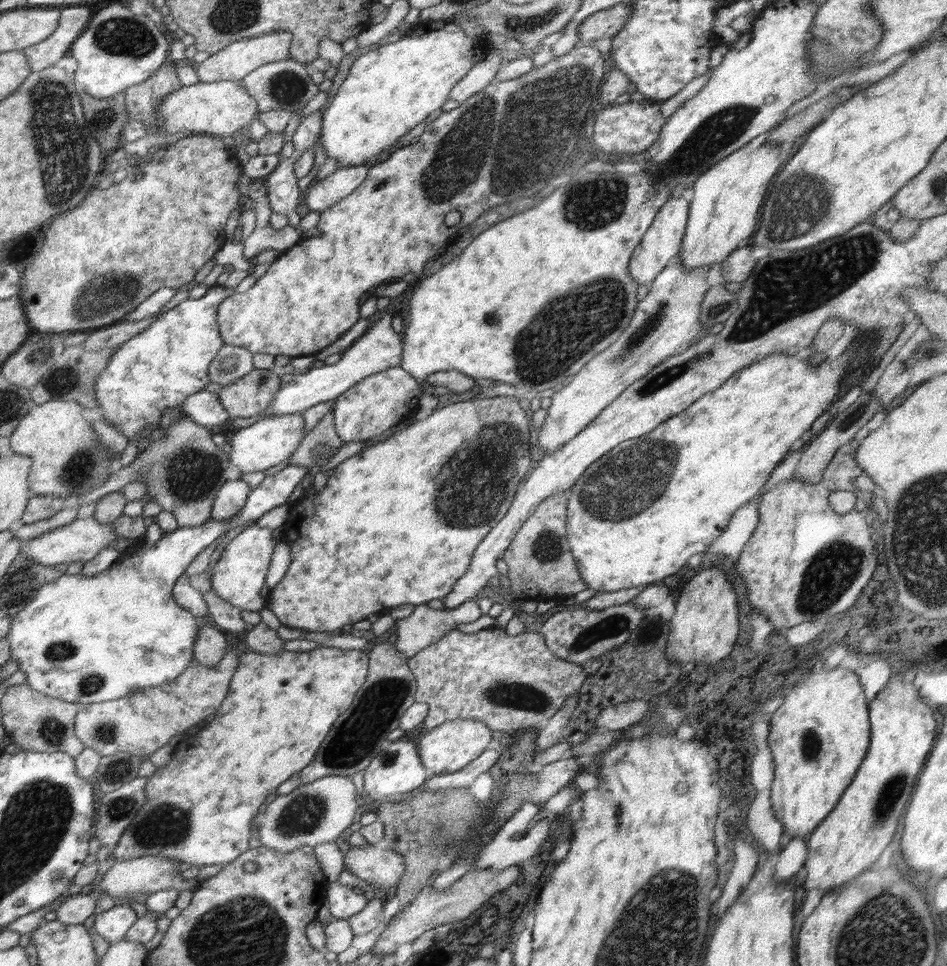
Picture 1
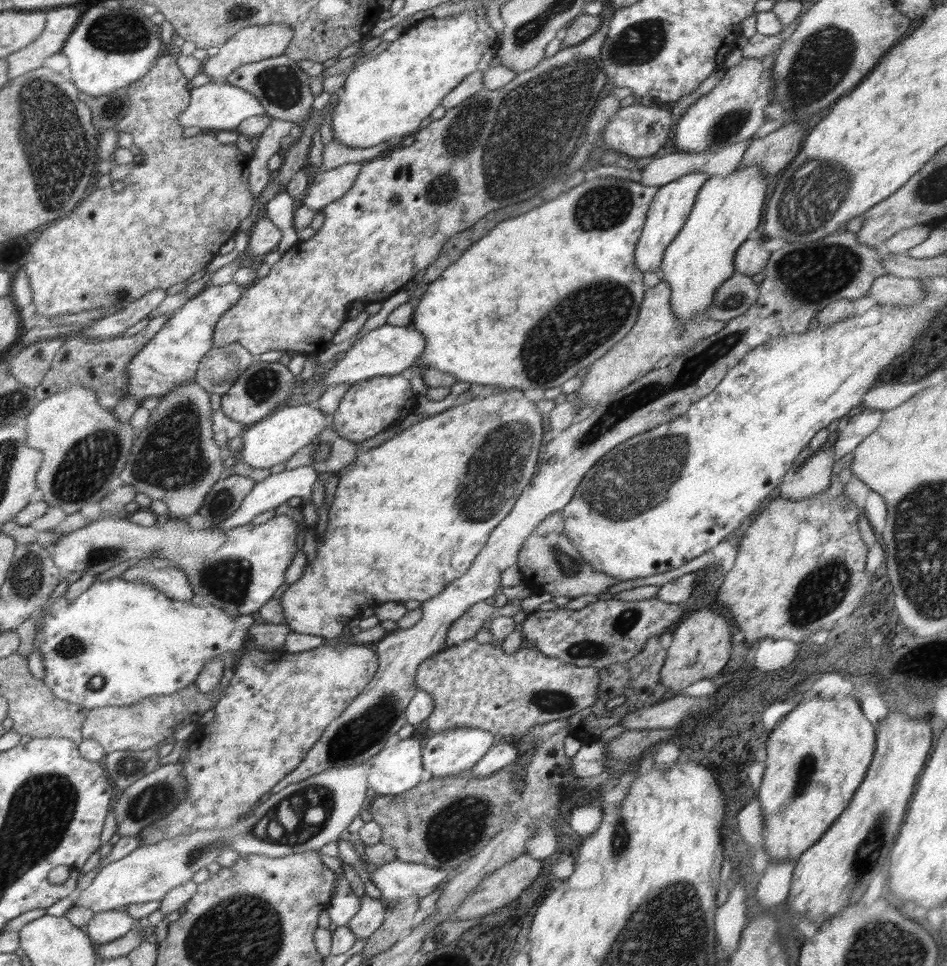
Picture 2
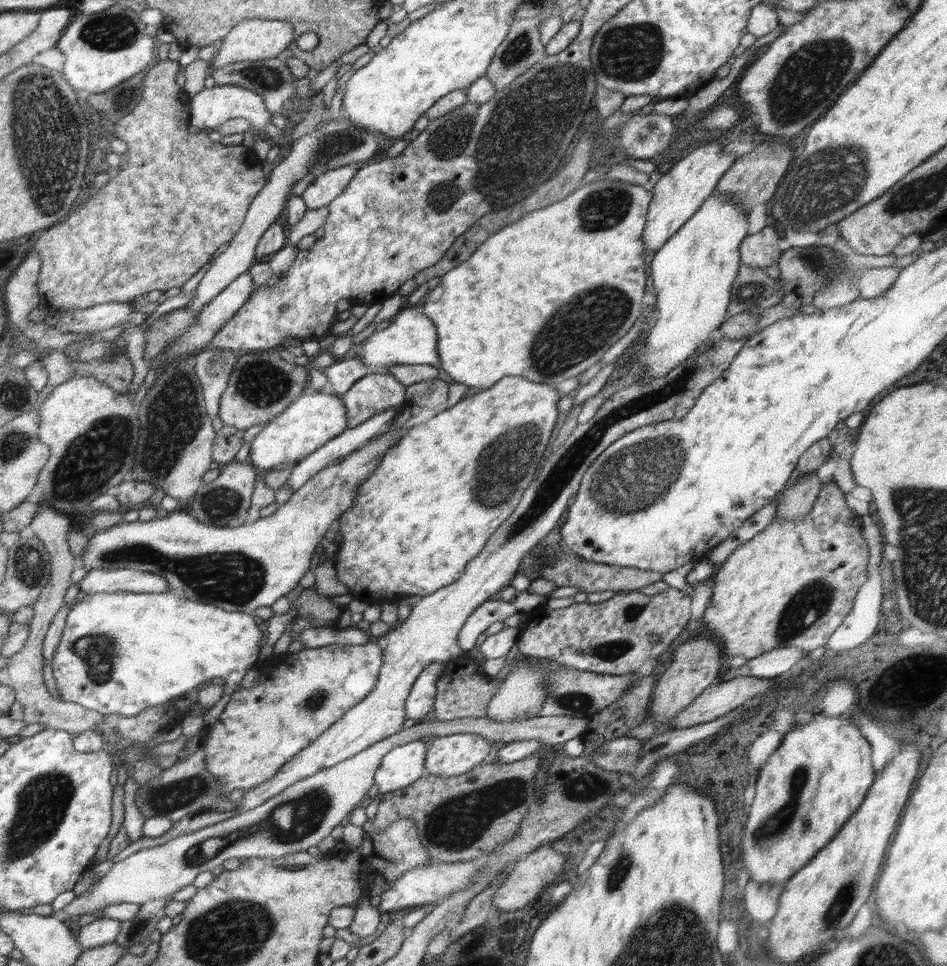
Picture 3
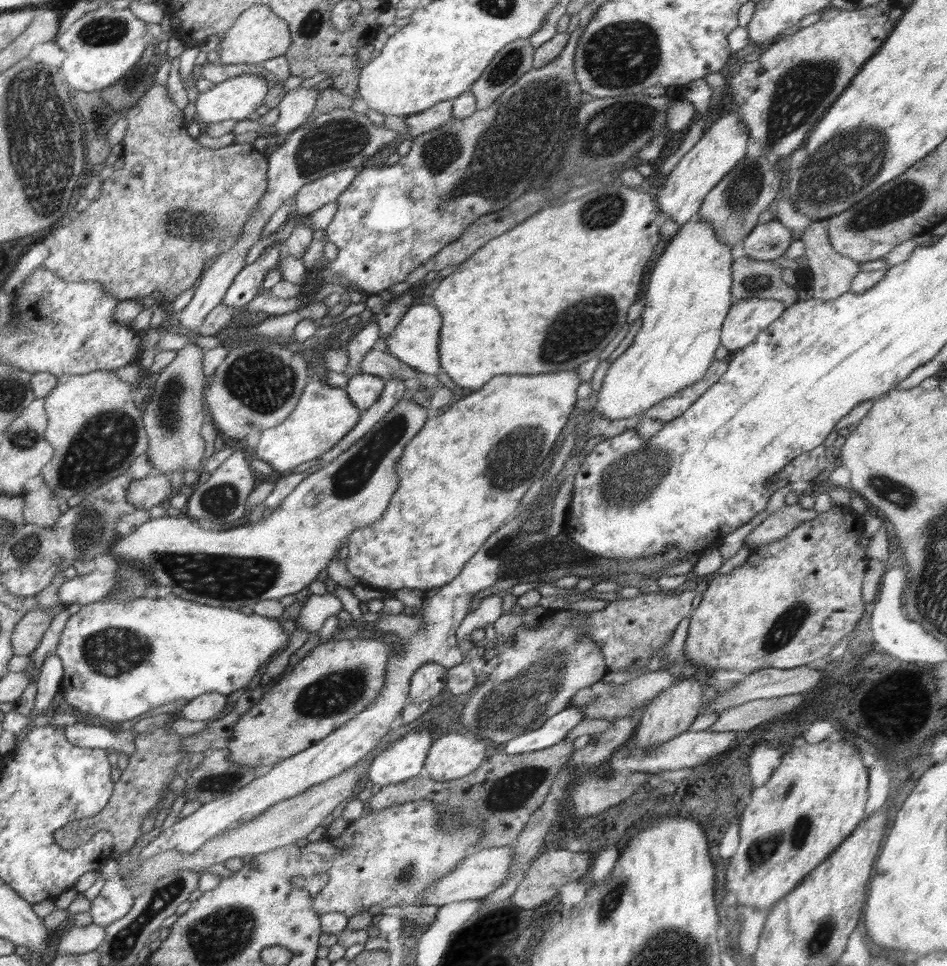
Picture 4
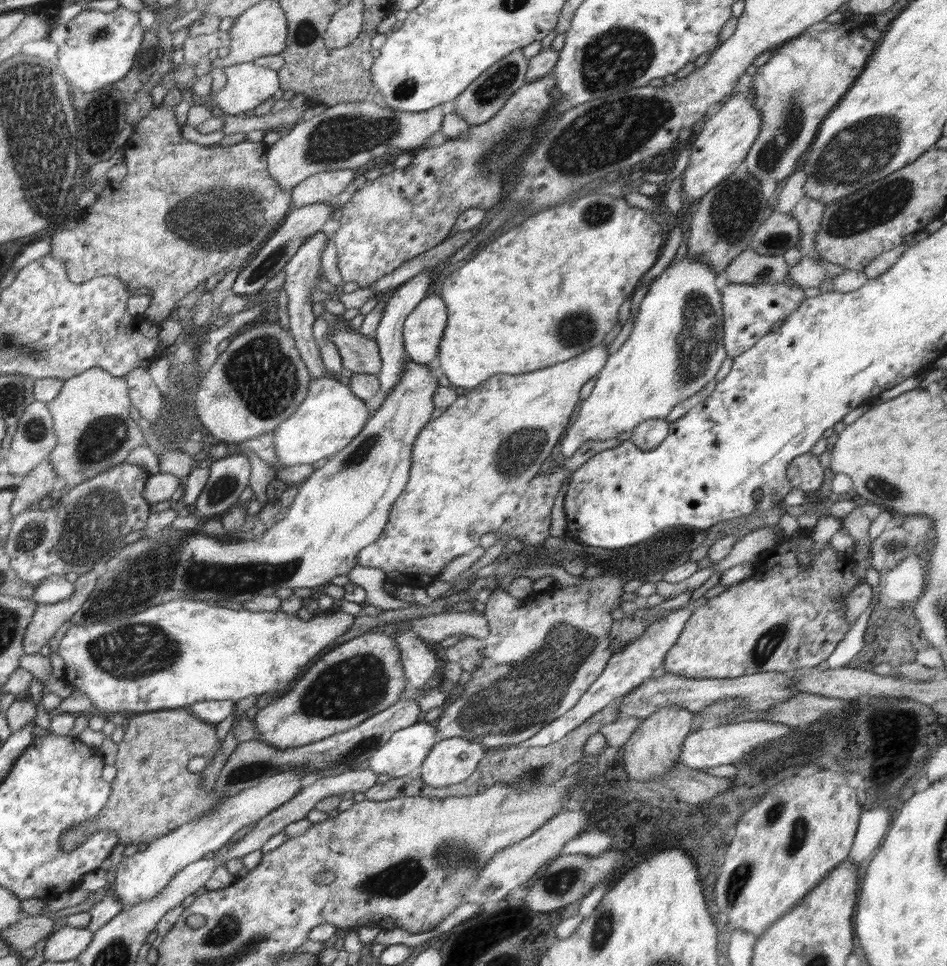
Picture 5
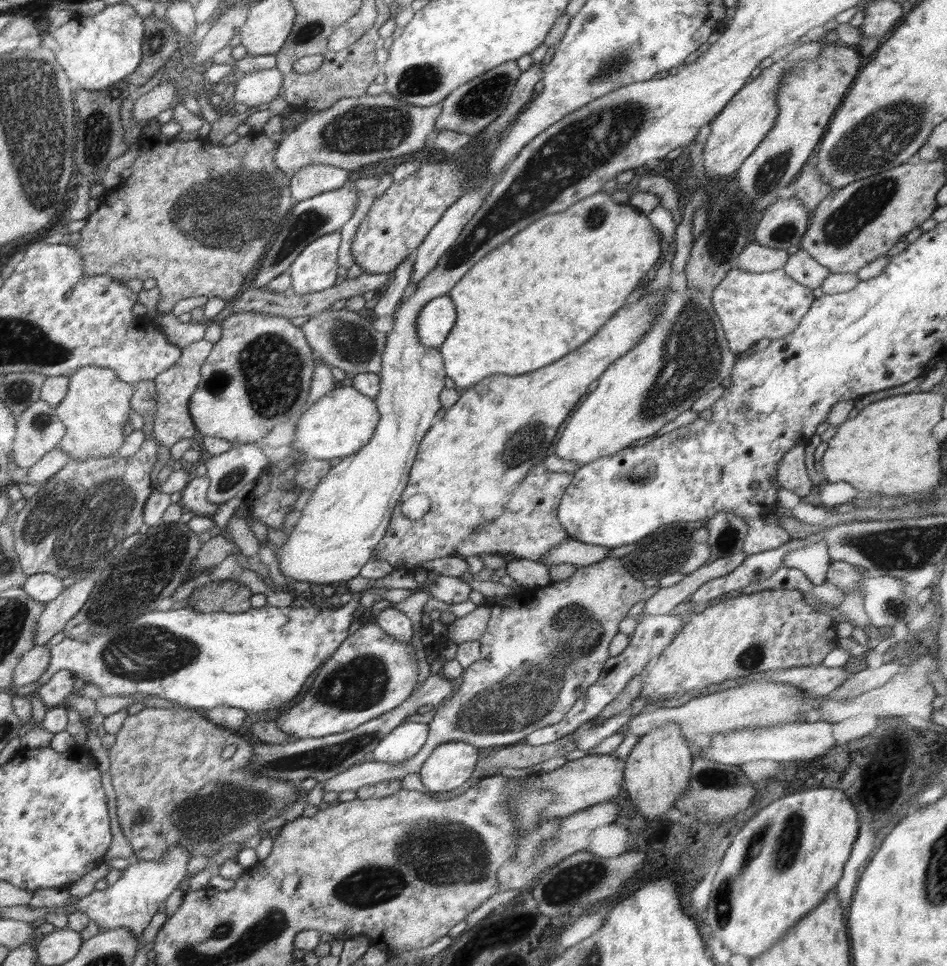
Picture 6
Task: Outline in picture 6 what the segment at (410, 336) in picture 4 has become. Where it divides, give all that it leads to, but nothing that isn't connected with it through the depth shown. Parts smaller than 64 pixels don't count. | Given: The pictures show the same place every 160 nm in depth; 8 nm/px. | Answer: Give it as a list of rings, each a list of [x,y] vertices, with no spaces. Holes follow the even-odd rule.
[[[448,295],[433,298],[419,312],[417,335],[424,348],[439,350],[456,322],[455,304]]]

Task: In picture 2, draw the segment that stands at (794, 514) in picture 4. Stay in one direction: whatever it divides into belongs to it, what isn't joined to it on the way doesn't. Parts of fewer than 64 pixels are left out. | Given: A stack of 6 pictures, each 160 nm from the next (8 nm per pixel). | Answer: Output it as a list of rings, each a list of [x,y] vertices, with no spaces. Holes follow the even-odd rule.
[[[833,447],[821,448],[796,471],[793,481],[779,483],[780,496],[802,500],[826,490],[831,483],[834,463]]]

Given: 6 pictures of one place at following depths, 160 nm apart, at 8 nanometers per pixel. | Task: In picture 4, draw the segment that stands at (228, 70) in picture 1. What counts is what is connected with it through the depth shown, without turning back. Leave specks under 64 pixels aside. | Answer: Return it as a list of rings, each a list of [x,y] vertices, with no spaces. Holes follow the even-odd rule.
[[[254,5],[242,14],[225,32],[218,45],[222,65],[246,65],[265,63],[271,58],[284,55],[291,46],[291,31],[287,22],[280,18],[269,6]]]

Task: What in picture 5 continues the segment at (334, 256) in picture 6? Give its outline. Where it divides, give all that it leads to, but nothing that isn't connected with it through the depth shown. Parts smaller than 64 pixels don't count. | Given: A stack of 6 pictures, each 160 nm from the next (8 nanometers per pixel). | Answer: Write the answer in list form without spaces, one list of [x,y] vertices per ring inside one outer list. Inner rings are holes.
[[[320,231],[313,234],[313,236],[309,236],[309,240],[301,246],[282,271],[286,275],[283,288],[289,296],[287,306],[288,322],[290,323],[289,330],[294,336],[299,354],[303,356],[304,362],[307,362],[307,369],[311,373],[311,378],[322,378],[325,375],[329,375],[320,356],[320,346],[322,344],[318,344],[316,338],[312,338],[312,324],[315,324],[315,322],[314,314],[312,314],[312,302],[310,302],[310,294],[318,288],[317,282],[318,278],[320,278],[320,272],[322,272],[320,270],[320,258],[322,258],[326,242],[328,242],[328,234],[324,232]]]

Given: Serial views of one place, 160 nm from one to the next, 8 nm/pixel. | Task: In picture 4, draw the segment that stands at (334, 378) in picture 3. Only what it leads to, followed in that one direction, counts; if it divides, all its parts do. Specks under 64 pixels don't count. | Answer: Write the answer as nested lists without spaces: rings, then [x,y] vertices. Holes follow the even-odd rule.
[[[370,318],[368,323],[344,345],[349,357],[345,374],[349,377],[360,374],[359,362],[370,350],[378,347],[379,343],[379,324]]]

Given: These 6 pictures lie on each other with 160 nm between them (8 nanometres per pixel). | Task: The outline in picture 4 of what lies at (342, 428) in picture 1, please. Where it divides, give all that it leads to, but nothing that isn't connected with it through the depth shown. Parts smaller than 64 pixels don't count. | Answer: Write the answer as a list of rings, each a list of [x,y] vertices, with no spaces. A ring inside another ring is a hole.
[[[360,373],[349,378],[345,390],[360,412],[364,412],[376,402],[384,387],[385,379],[373,374]]]

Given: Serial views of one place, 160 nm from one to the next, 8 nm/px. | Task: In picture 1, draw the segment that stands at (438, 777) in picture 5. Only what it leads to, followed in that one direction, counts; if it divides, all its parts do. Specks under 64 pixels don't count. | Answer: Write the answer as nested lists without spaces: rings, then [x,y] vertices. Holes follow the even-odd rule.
[[[459,718],[437,726],[434,730],[420,737],[418,754],[425,768],[431,768],[435,774],[456,772],[468,766],[478,758],[492,740],[492,729],[482,721]]]

